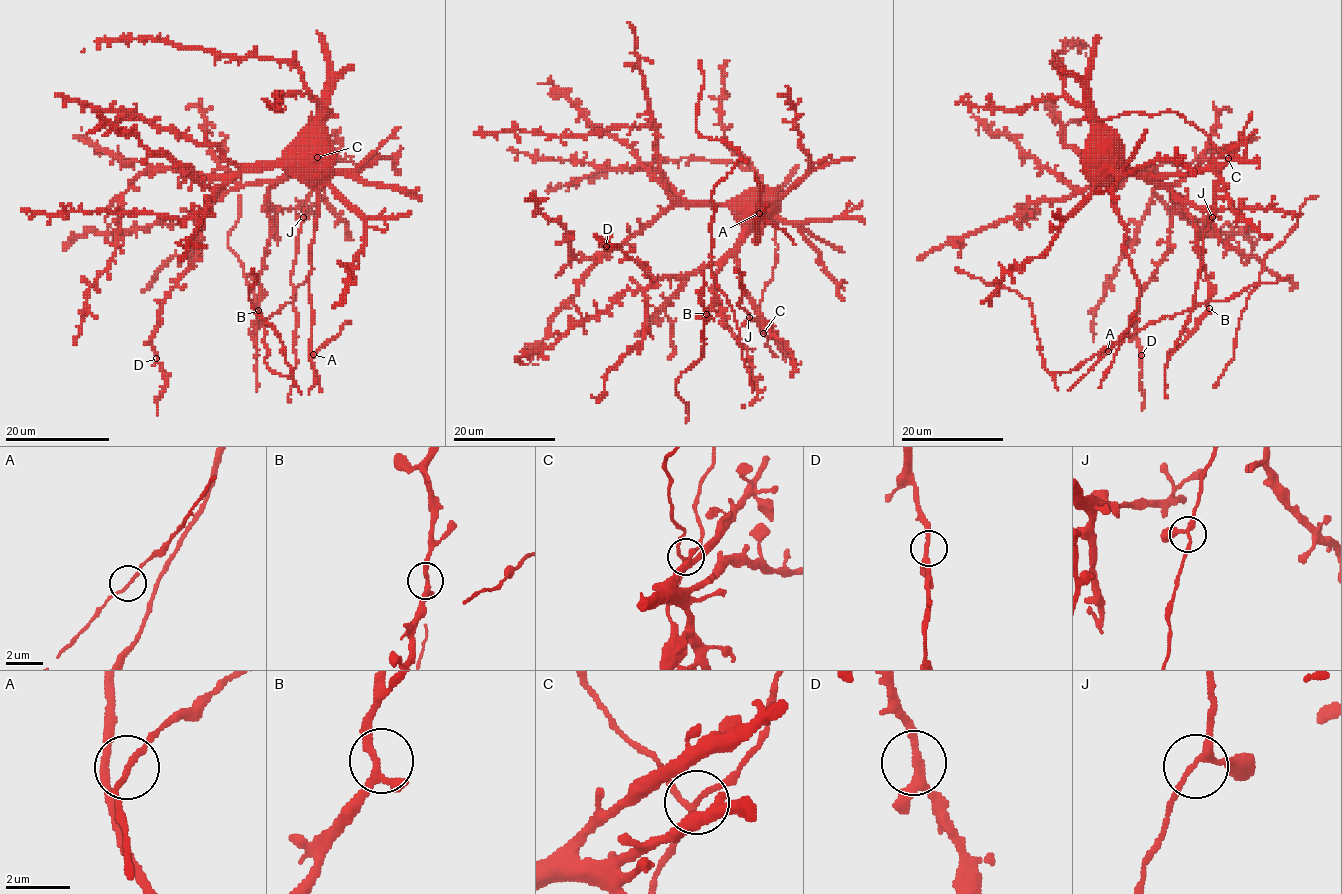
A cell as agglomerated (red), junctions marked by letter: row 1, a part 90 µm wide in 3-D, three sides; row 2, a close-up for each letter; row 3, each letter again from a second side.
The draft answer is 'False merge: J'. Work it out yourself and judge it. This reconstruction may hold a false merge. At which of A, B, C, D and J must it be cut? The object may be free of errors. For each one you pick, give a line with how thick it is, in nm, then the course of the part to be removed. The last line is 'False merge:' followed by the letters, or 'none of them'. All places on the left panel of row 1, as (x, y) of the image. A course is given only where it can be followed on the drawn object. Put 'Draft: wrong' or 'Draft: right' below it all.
False merge: none of them
Draft: wrong

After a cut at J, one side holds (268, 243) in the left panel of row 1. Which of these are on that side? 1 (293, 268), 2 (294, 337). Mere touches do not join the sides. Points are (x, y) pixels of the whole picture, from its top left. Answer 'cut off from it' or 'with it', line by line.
1: cut off from it
2: cut off from it

